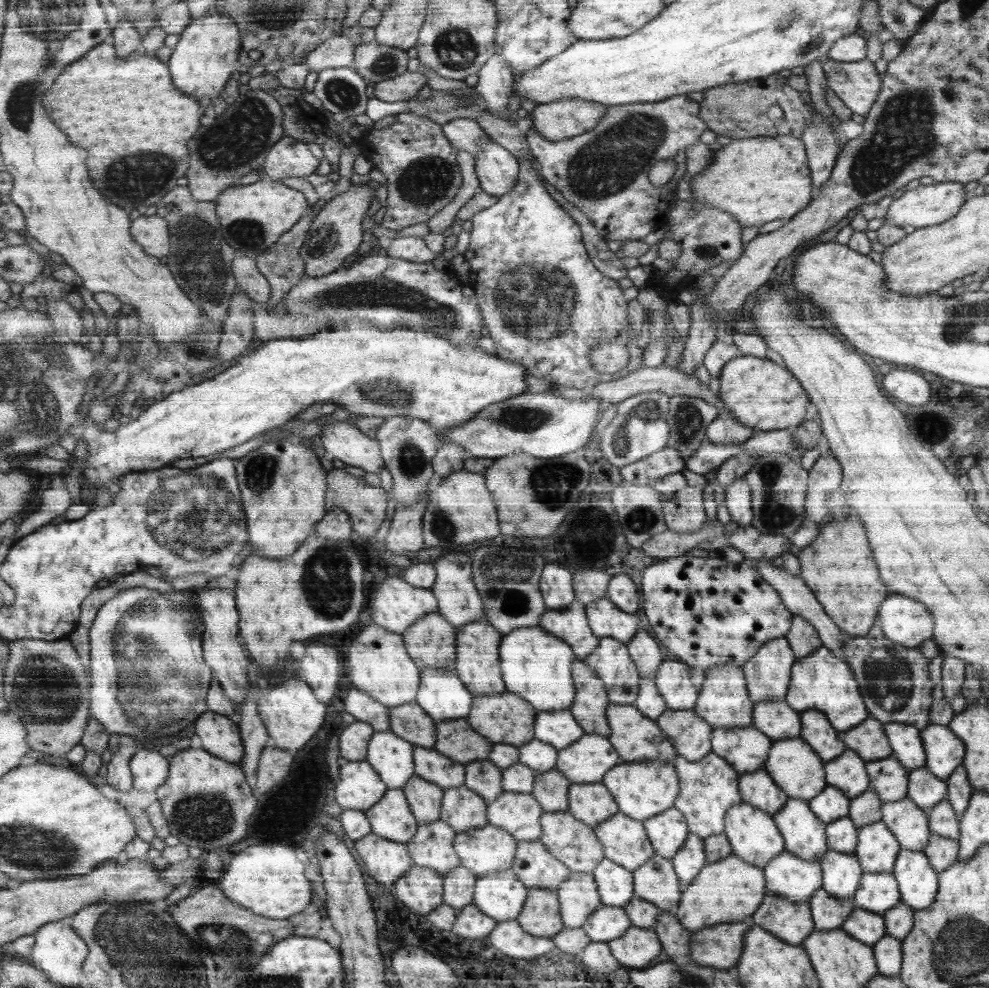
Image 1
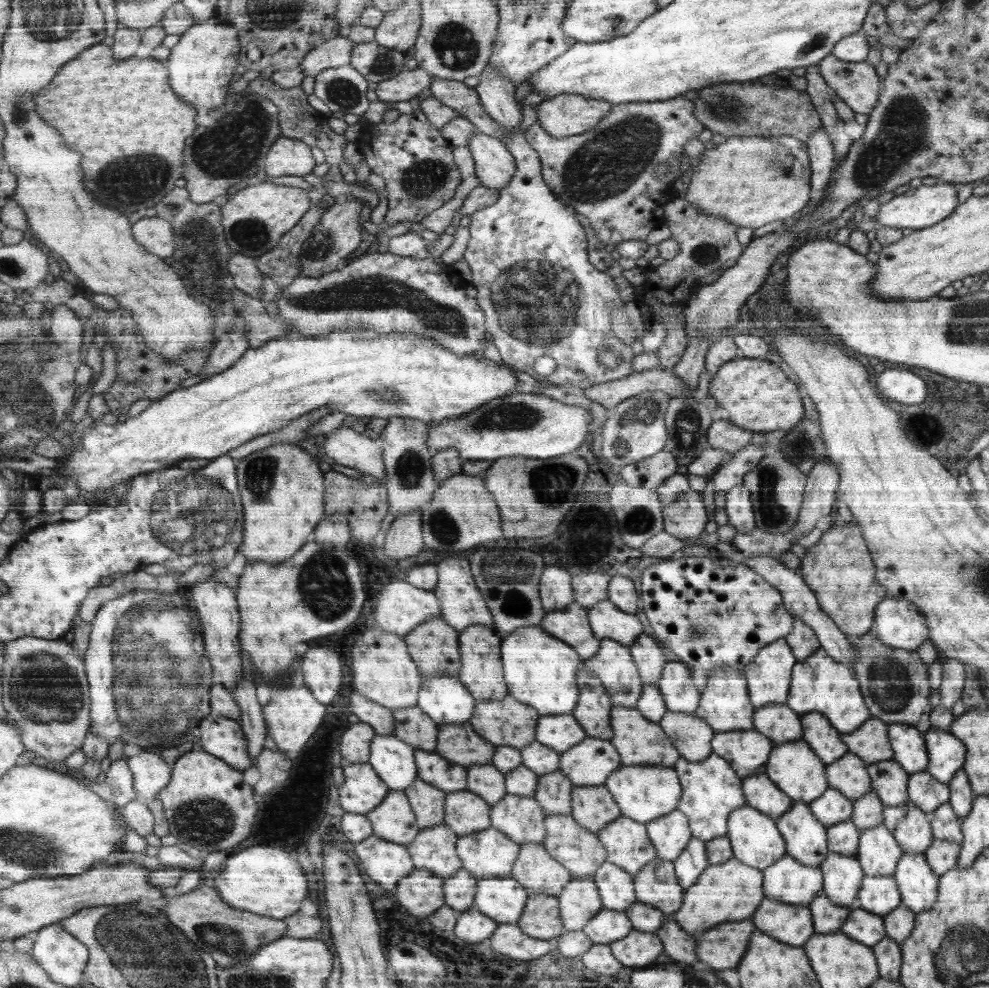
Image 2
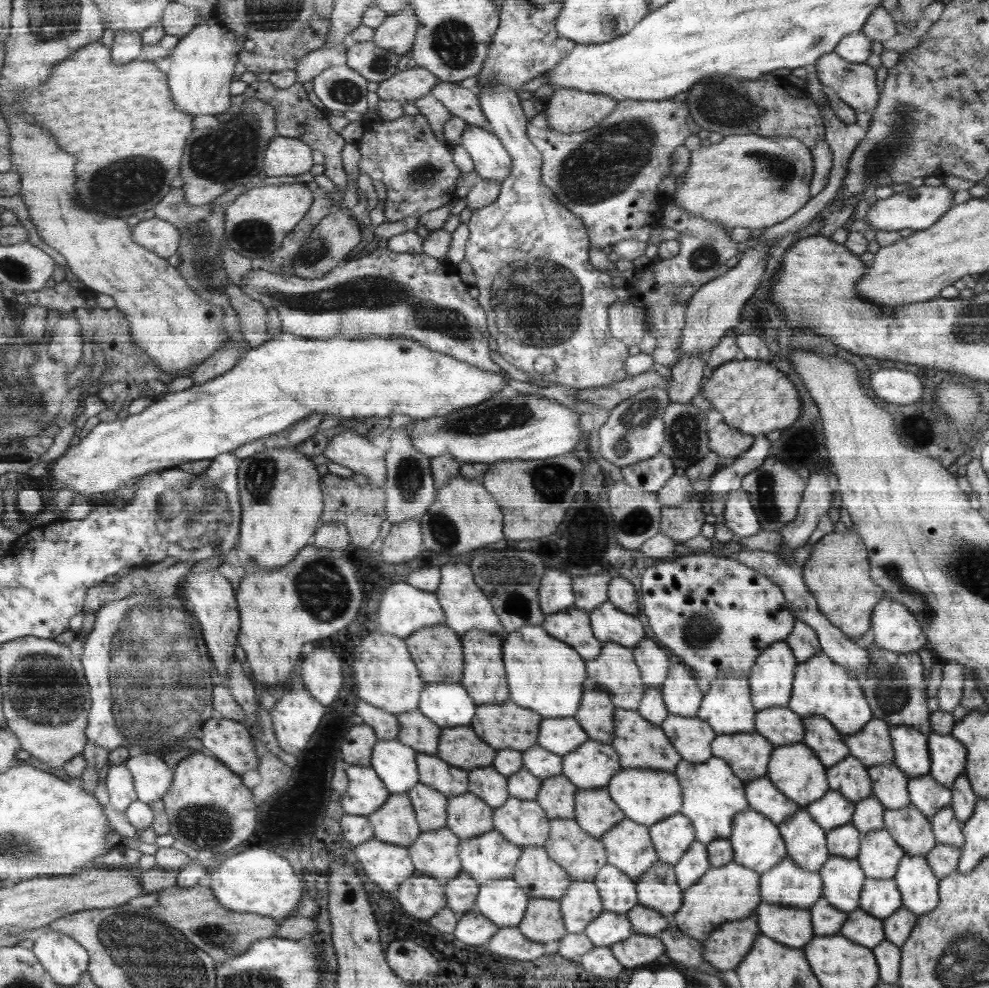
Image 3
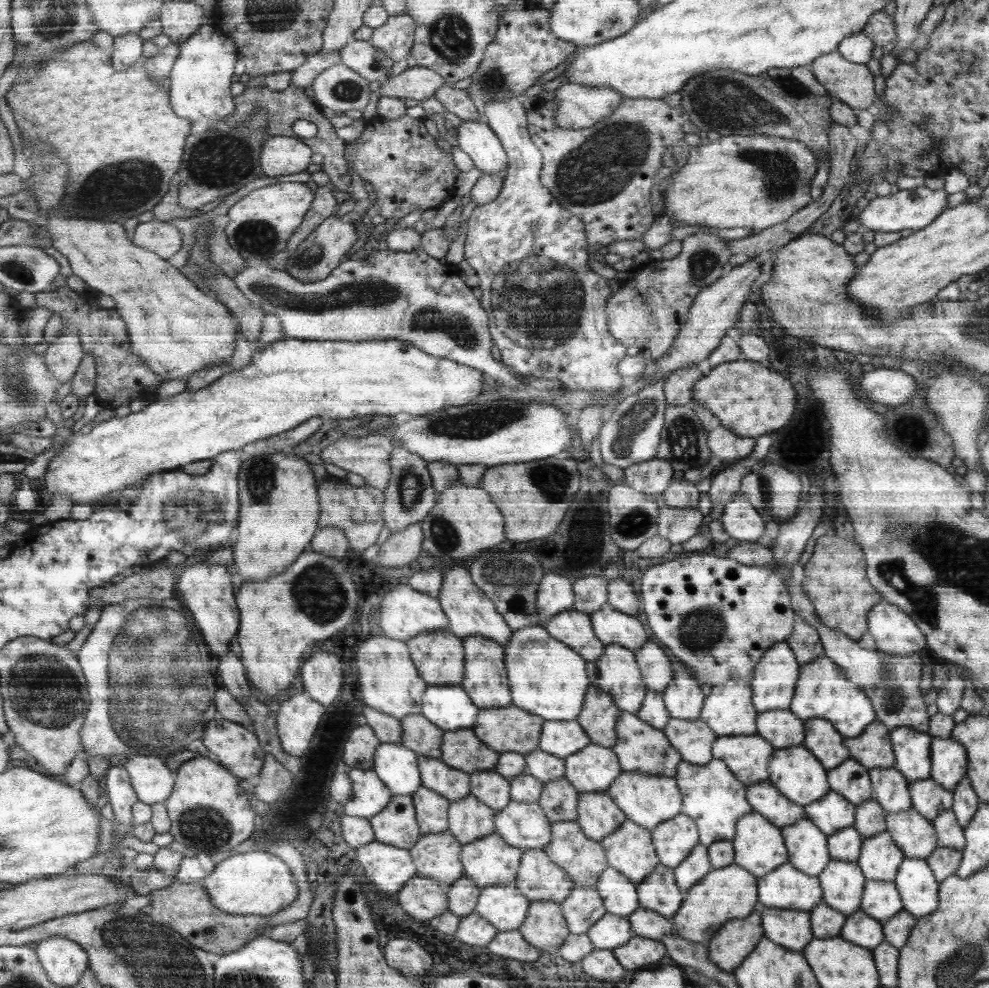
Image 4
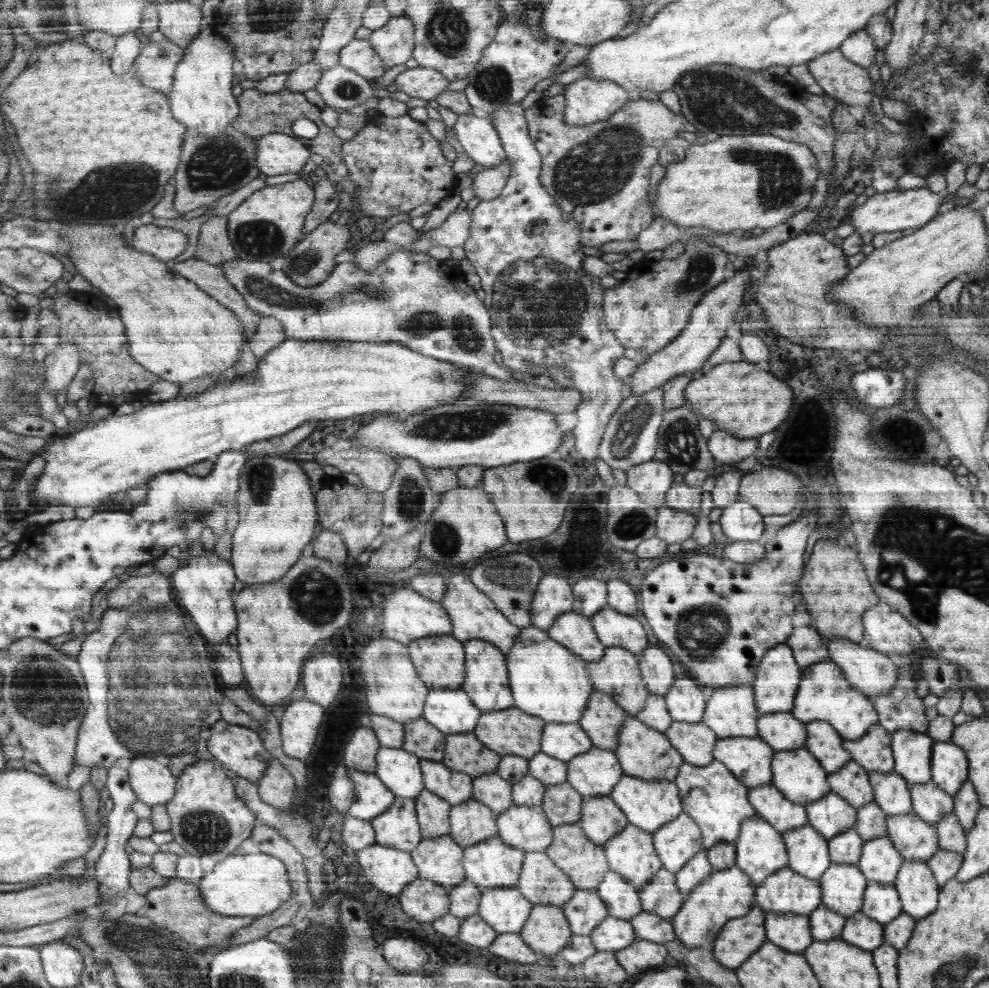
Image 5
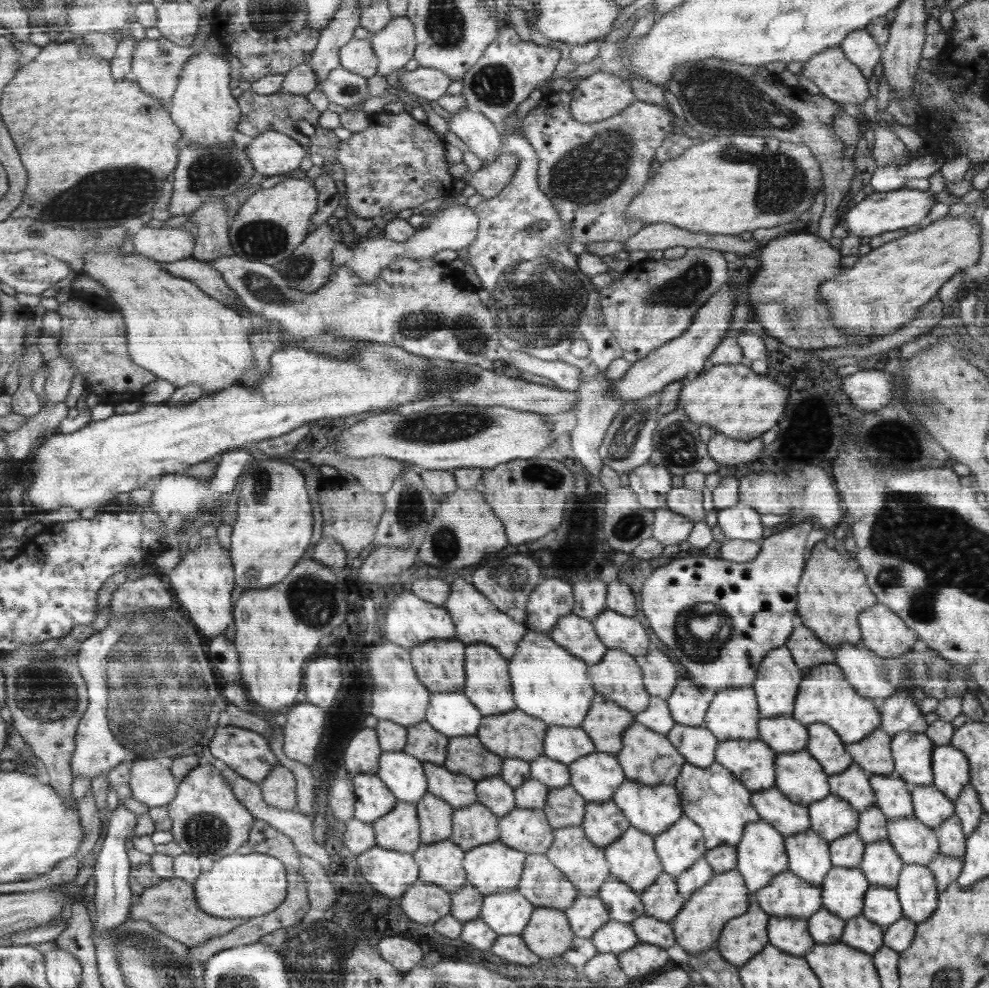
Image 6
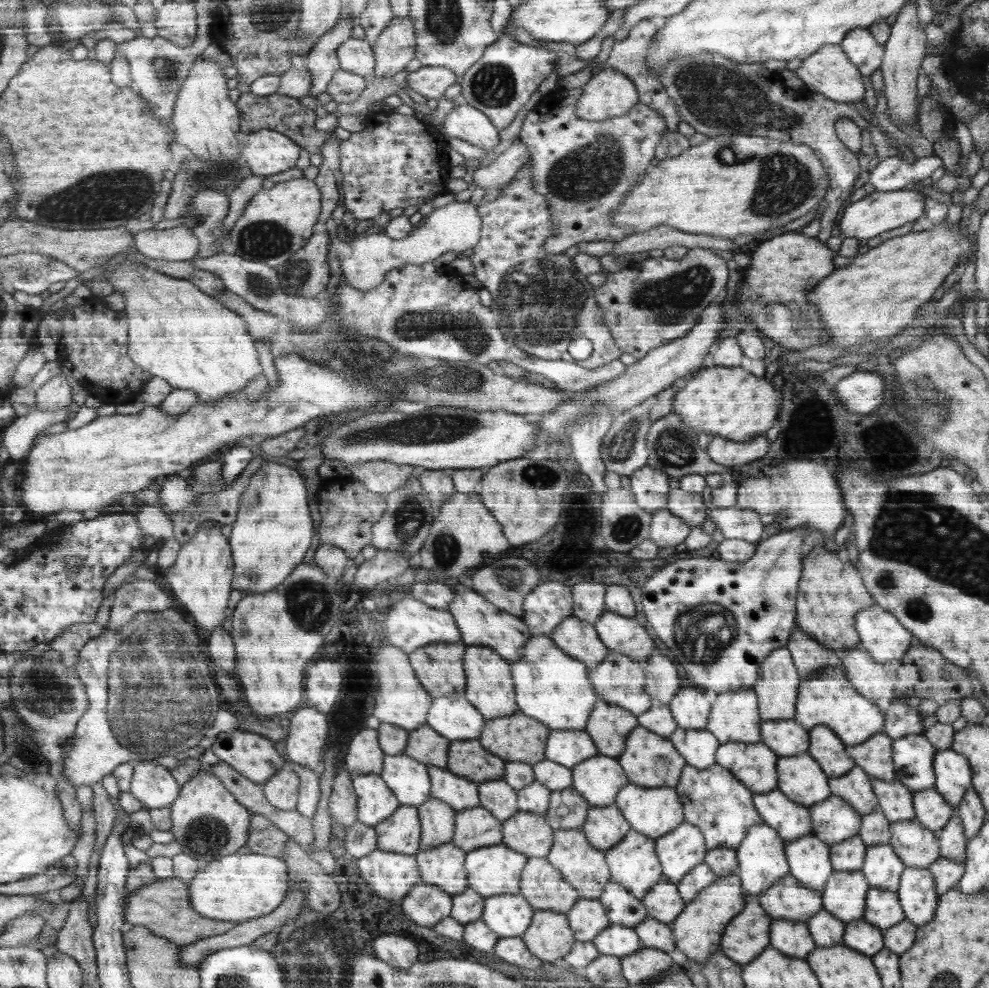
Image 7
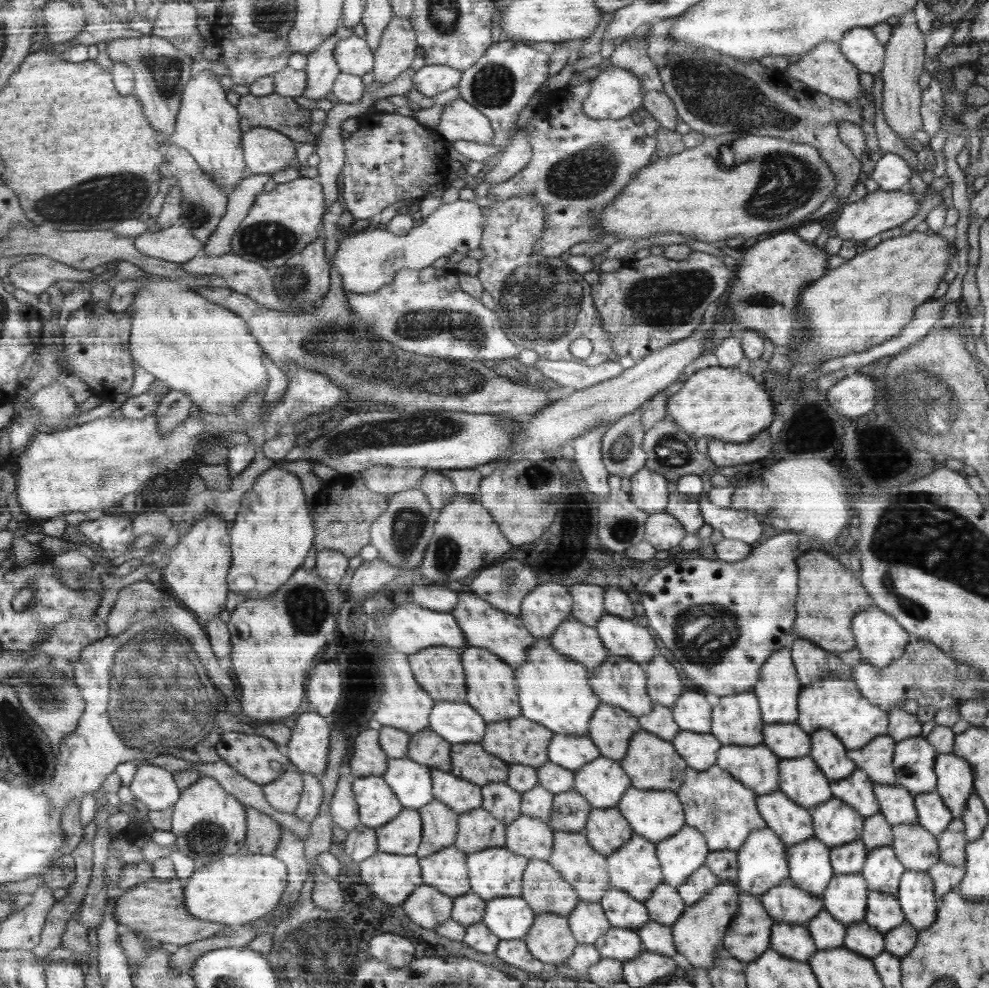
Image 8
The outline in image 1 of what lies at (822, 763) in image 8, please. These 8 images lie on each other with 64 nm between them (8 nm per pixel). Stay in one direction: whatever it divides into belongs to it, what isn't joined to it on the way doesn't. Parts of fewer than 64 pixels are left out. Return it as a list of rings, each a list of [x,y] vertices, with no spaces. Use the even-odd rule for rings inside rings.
[[[817,710],[803,712],[803,740],[814,748],[820,759],[828,763],[834,761],[848,749],[846,743],[836,734],[824,714]]]

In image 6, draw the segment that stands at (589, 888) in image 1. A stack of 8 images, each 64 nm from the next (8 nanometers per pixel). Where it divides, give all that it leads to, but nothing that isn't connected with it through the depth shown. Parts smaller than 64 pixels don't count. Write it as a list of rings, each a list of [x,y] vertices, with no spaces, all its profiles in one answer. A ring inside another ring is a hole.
[[[580,895],[566,910],[571,929],[578,938],[592,938],[610,920],[610,910],[600,897]]]

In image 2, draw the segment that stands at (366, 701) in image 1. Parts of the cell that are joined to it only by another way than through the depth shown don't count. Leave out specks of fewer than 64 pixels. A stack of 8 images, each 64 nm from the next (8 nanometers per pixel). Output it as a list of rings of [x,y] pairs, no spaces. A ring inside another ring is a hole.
[[[352,694],[350,698],[352,714],[370,726],[373,726],[378,736],[395,736],[394,712],[380,703],[372,702],[362,694]]]

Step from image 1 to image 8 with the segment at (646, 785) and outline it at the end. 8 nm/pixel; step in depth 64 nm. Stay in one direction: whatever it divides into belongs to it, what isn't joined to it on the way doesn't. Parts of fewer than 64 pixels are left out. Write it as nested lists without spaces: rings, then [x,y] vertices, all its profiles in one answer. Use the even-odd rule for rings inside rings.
[[[632,787],[632,790],[628,790],[628,794],[624,794],[624,802],[620,802],[620,806],[616,807],[634,828],[634,834],[643,836],[650,842],[662,842],[679,833],[685,826],[683,806],[674,791],[637,790]]]

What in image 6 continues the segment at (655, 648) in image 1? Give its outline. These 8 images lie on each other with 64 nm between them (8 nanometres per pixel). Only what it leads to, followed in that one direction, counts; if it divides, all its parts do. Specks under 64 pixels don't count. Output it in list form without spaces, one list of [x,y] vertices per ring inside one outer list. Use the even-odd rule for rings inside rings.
[[[656,648],[651,653],[645,654],[641,660],[647,690],[651,691],[652,696],[666,700],[674,692],[678,678],[670,657]]]

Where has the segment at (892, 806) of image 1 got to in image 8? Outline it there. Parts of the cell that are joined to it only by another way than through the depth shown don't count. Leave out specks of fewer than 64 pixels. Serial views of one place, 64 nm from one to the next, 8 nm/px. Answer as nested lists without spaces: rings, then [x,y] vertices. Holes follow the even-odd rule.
[[[918,824],[891,826],[895,849],[906,870],[927,872],[939,861],[939,840],[937,835]]]

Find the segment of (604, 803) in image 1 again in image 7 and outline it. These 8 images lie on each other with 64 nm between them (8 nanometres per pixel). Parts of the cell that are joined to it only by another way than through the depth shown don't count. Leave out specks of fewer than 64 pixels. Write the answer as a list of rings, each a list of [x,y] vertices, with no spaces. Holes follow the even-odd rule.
[[[615,804],[588,808],[588,817],[582,830],[588,842],[598,850],[607,852],[612,846],[622,842],[632,829],[627,818]]]

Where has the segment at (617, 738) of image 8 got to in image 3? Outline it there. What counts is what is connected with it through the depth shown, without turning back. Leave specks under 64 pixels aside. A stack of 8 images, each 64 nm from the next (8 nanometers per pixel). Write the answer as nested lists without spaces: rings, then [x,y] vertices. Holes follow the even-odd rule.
[[[589,677],[584,680],[582,689],[580,708],[574,717],[587,731],[590,740],[611,743],[615,740],[615,713],[618,711],[612,695]]]

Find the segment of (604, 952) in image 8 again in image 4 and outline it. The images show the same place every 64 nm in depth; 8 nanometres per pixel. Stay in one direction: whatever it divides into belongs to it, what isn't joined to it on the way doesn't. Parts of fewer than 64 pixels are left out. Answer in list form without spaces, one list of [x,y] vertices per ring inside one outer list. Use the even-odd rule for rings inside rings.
[[[606,913],[590,926],[587,934],[595,949],[618,949],[634,936],[634,929],[627,917]]]

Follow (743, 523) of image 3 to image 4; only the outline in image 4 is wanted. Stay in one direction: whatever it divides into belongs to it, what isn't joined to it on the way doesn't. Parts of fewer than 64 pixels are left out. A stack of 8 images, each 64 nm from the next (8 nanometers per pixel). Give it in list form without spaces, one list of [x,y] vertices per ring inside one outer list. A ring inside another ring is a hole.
[[[742,492],[736,494],[721,511],[724,530],[738,541],[754,542],[763,536],[765,522],[763,515],[752,506]]]

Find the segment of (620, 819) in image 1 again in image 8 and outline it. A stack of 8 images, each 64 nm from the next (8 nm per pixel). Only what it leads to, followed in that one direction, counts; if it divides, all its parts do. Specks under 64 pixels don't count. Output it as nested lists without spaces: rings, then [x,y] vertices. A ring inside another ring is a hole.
[[[638,834],[608,856],[608,866],[612,887],[626,891],[643,903],[664,884],[658,848]]]

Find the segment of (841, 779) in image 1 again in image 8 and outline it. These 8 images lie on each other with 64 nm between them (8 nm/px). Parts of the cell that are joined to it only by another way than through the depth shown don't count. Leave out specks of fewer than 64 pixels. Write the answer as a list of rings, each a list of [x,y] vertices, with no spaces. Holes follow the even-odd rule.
[[[857,769],[851,777],[844,778],[843,781],[833,781],[831,788],[836,798],[854,807],[864,818],[882,812],[867,771]]]

